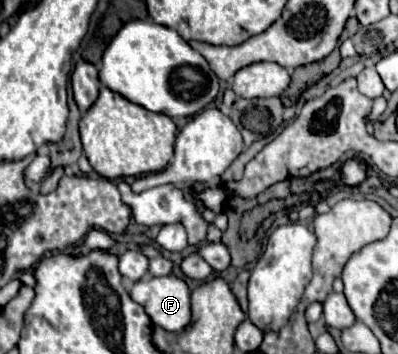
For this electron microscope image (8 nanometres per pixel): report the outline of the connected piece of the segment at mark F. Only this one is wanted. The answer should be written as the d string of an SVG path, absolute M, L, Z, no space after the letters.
M145 276L135 282L131 298L139 302L155 326L179 332L191 322L191 292L177 276Z

